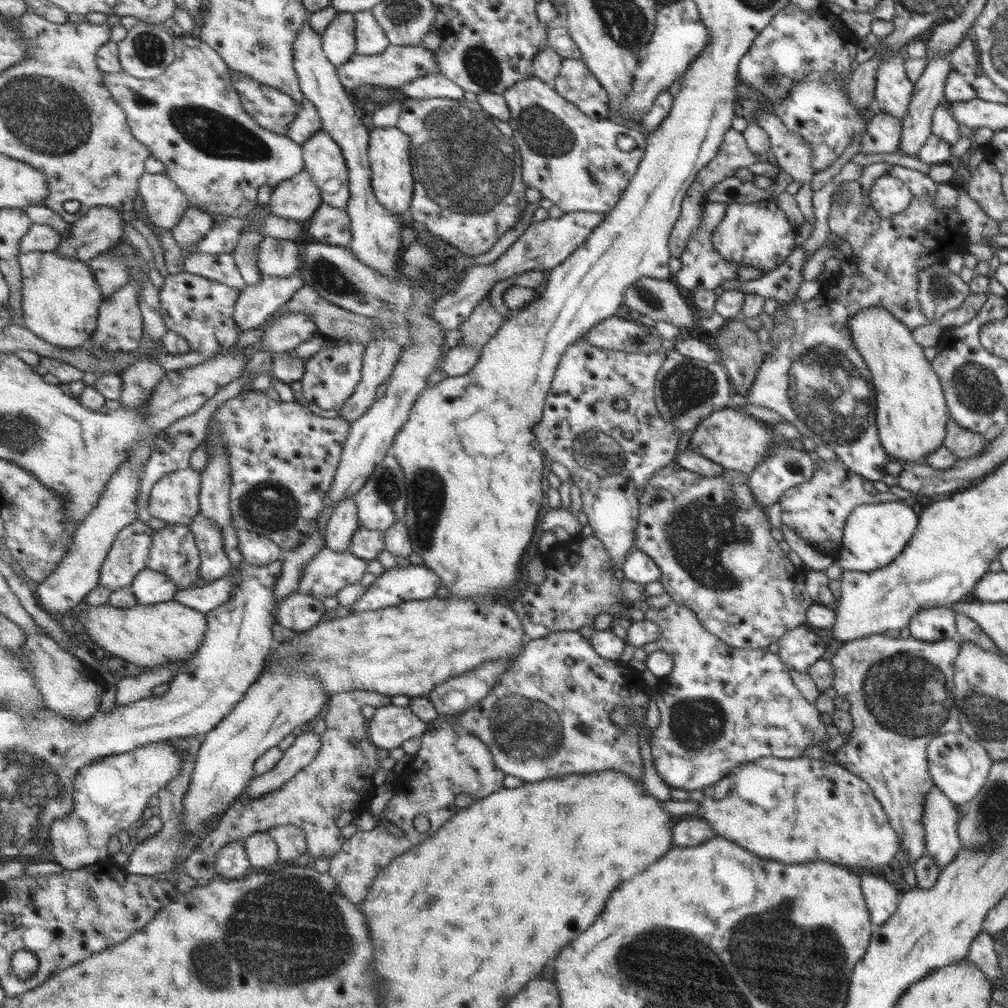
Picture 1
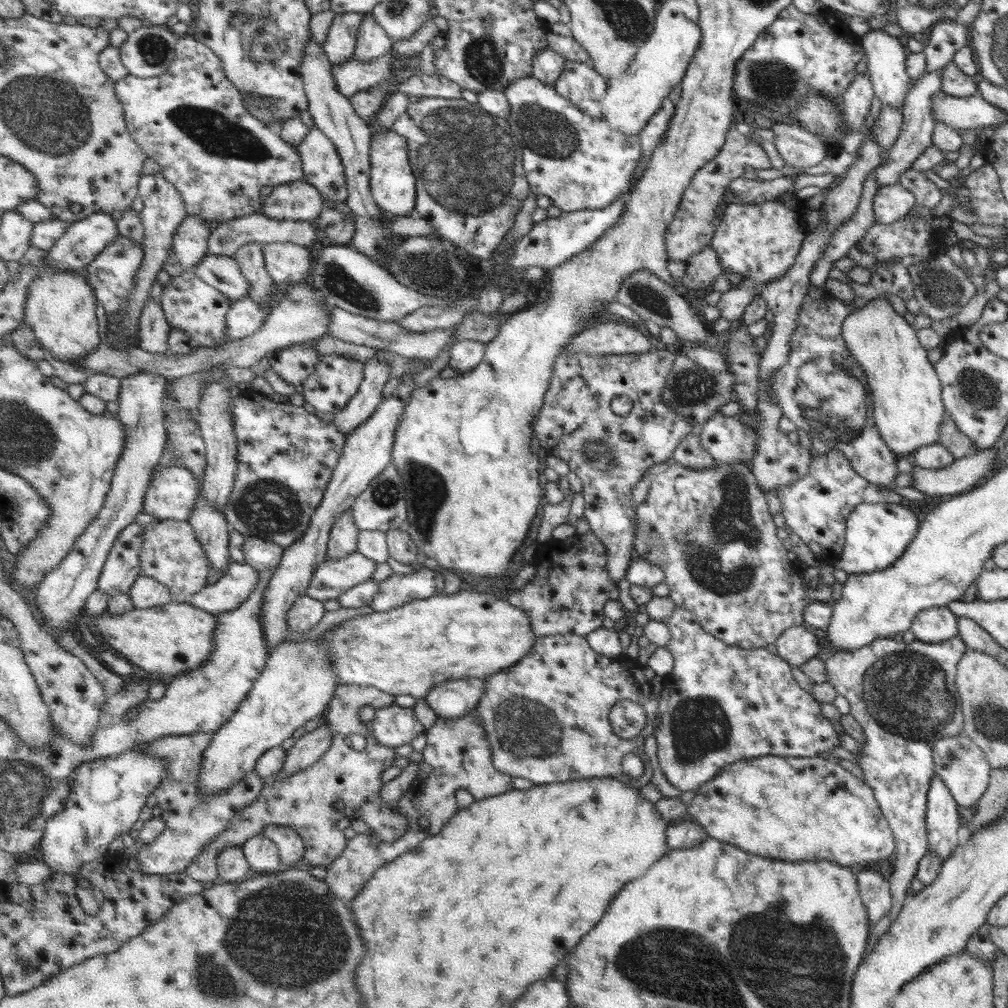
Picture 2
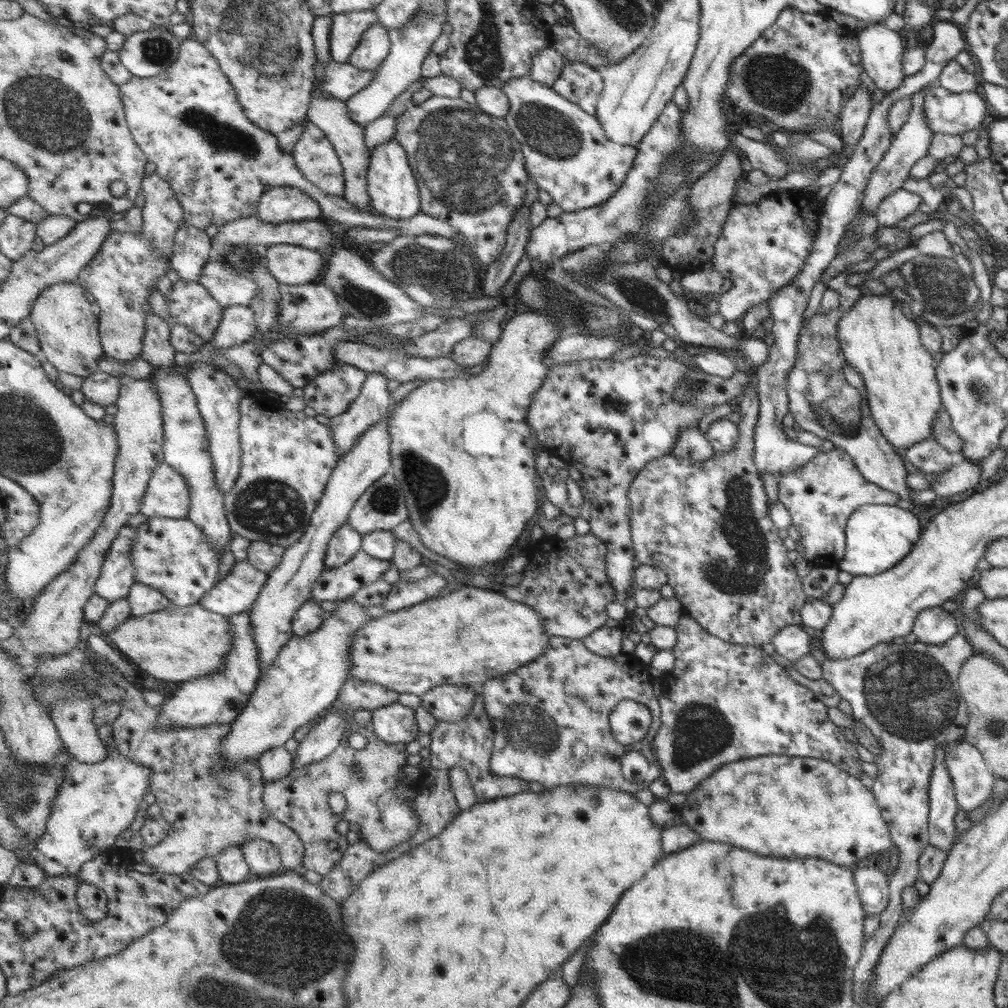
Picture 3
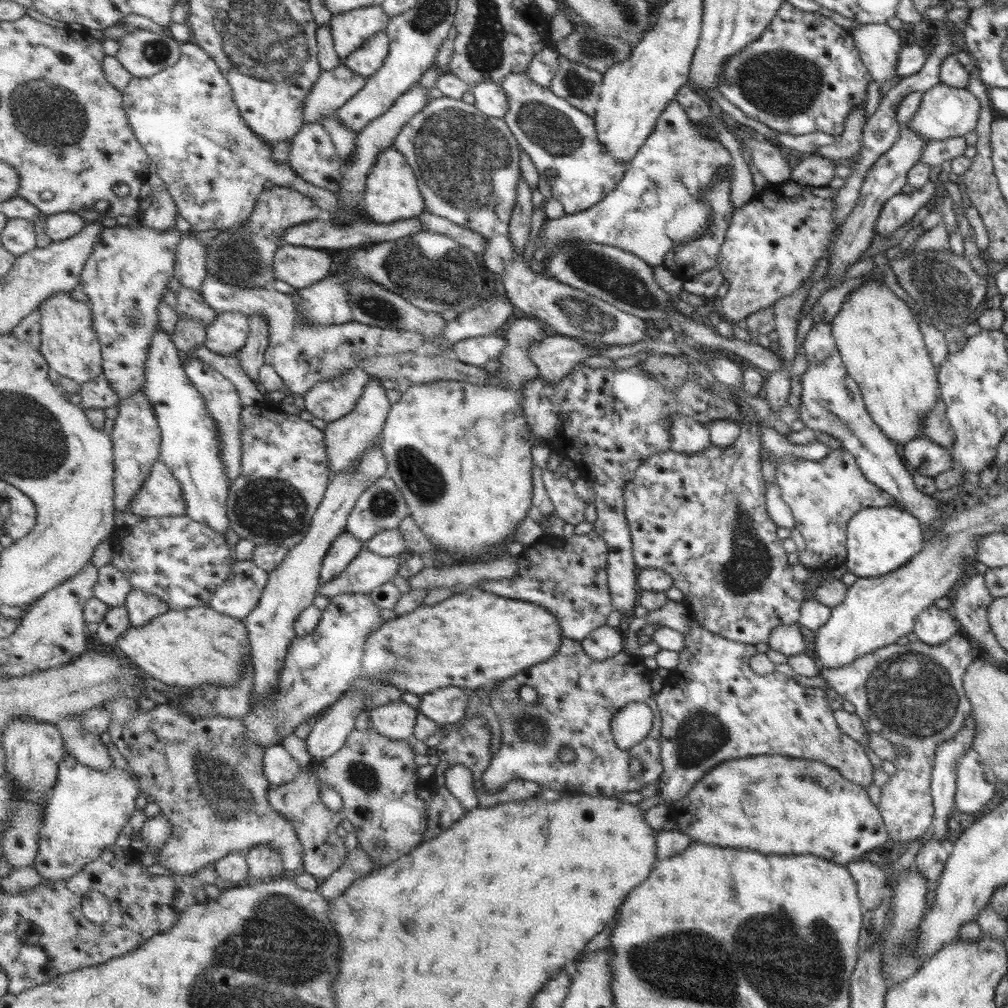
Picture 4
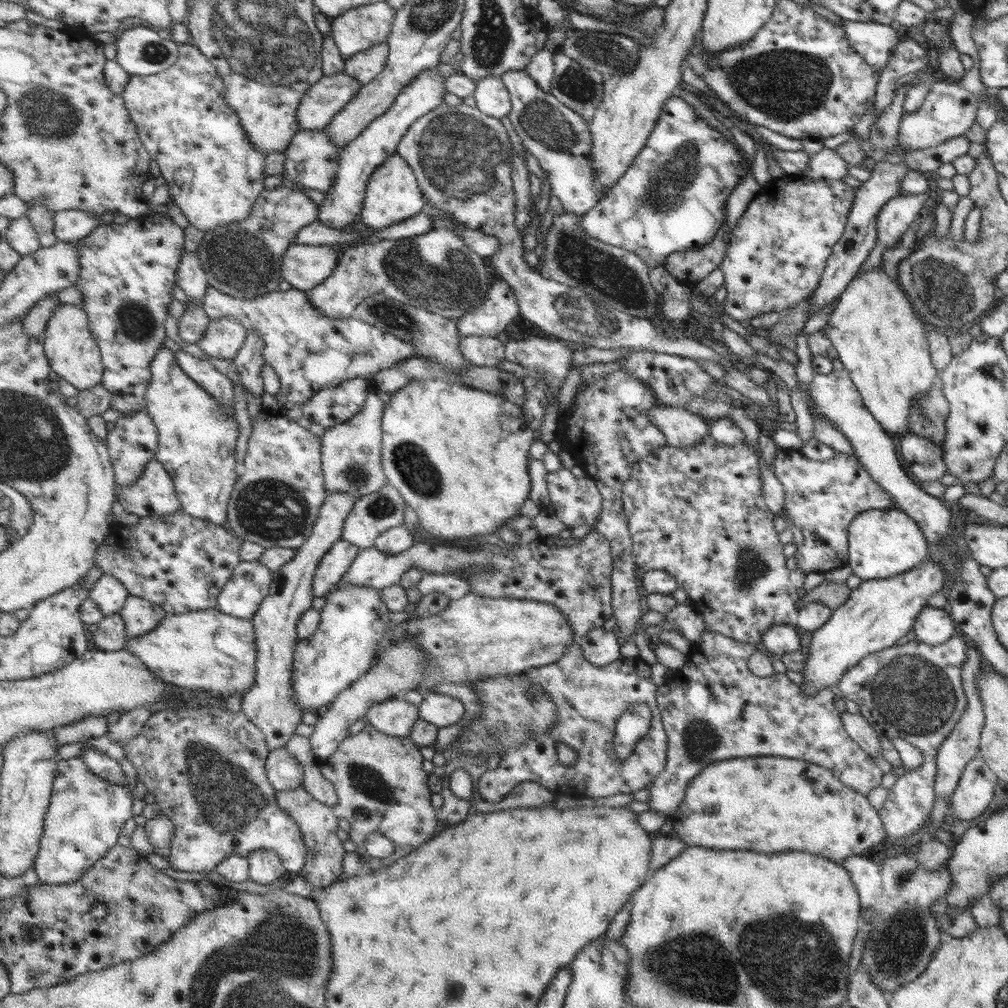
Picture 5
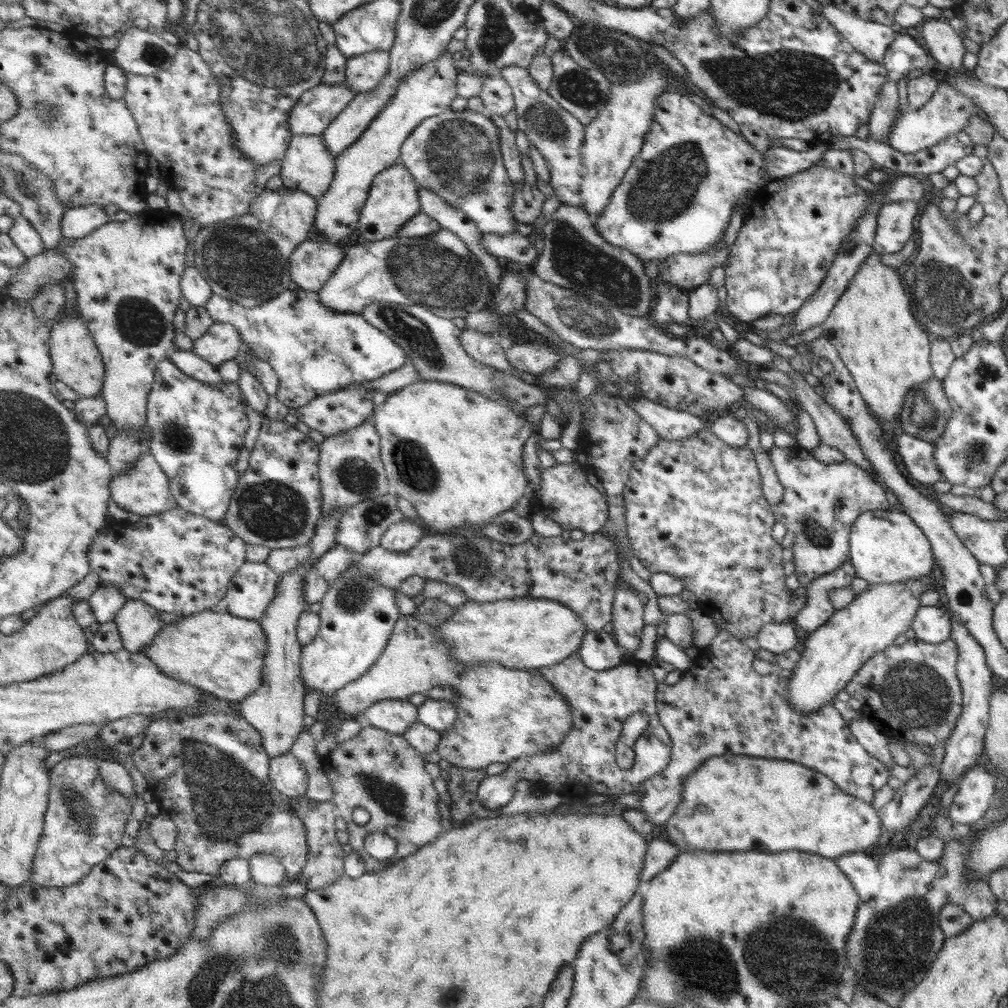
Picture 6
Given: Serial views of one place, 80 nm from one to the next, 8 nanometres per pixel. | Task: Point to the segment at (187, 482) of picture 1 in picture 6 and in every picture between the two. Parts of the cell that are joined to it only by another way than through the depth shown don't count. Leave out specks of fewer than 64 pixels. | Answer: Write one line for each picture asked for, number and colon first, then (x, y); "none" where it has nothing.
2: (174, 494)
3: (169, 494)
4: (163, 496)
5: (154, 494)
6: (145, 490)

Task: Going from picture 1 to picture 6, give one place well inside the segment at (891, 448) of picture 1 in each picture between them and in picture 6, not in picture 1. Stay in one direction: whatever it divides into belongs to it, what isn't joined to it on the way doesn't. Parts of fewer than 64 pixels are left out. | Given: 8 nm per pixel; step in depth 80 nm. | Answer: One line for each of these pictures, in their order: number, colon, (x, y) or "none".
2: (905, 392)
3: (875, 338)
4: (879, 342)
5: (880, 342)
6: (880, 343)

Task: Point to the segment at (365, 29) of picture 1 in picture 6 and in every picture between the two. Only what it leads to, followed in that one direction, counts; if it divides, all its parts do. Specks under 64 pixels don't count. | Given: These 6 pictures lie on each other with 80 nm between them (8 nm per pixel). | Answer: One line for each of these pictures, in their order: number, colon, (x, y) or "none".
2: (373, 42)
3: (374, 49)
4: (367, 61)
5: (366, 66)
6: (365, 72)

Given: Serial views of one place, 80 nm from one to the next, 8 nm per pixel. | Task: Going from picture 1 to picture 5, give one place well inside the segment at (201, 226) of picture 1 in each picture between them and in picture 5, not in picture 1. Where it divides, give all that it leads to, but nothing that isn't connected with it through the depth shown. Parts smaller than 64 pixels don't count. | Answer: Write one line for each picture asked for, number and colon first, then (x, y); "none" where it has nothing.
2: (191, 245)
3: (193, 249)
4: (191, 265)
5: (192, 278)

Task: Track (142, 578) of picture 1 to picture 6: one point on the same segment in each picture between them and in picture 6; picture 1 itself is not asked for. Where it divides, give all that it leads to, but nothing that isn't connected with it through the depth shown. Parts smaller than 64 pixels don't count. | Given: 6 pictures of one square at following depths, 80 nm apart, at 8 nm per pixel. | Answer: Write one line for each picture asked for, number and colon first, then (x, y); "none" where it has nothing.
2: (147, 592)
3: (144, 599)
4: (142, 607)
5: (141, 616)
6: (139, 623)

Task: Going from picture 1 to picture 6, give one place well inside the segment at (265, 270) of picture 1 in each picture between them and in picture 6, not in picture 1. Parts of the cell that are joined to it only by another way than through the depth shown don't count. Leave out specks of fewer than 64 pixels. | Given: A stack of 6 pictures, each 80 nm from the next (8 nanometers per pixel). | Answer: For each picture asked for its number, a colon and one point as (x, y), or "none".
2: (288, 263)
3: (290, 264)
4: (300, 266)
5: (305, 266)
6: (313, 263)

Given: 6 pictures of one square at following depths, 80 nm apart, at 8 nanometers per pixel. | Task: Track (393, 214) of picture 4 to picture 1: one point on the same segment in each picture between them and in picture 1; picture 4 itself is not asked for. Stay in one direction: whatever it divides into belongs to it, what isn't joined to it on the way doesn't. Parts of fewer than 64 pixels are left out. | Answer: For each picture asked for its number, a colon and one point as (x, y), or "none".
1: (390, 156)
2: (393, 182)
3: (394, 189)

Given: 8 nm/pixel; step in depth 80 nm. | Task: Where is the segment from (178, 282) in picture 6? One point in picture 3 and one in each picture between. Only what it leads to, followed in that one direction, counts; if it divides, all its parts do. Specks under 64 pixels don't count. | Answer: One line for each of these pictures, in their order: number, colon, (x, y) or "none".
3: (121, 277)
4: (125, 278)
5: (129, 270)

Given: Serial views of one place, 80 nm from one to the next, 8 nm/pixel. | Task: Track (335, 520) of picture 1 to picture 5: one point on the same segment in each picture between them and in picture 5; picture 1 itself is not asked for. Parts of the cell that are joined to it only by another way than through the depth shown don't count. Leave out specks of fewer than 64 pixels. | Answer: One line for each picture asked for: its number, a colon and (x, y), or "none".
2: (344, 537)
3: (347, 542)
4: (344, 551)
5: (334, 565)

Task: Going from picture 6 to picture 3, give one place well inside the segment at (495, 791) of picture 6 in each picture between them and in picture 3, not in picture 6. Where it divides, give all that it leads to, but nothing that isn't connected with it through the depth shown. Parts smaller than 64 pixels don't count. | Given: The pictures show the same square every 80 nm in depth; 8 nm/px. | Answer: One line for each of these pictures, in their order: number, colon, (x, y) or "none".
3: (551, 717)
4: (556, 718)
5: (578, 758)

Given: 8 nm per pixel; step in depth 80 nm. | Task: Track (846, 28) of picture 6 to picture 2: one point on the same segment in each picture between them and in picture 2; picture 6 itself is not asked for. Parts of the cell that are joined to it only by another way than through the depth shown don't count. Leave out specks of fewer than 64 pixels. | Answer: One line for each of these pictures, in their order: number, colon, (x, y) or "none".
2: (885, 59)
3: (880, 49)
4: (877, 45)
5: (873, 42)

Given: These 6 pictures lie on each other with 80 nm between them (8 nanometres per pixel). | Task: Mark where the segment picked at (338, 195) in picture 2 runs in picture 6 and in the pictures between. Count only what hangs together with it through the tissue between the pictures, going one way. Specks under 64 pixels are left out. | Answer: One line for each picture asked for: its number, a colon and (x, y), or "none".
3: (316, 157)
4: (314, 156)
5: (313, 160)
6: (308, 165)

